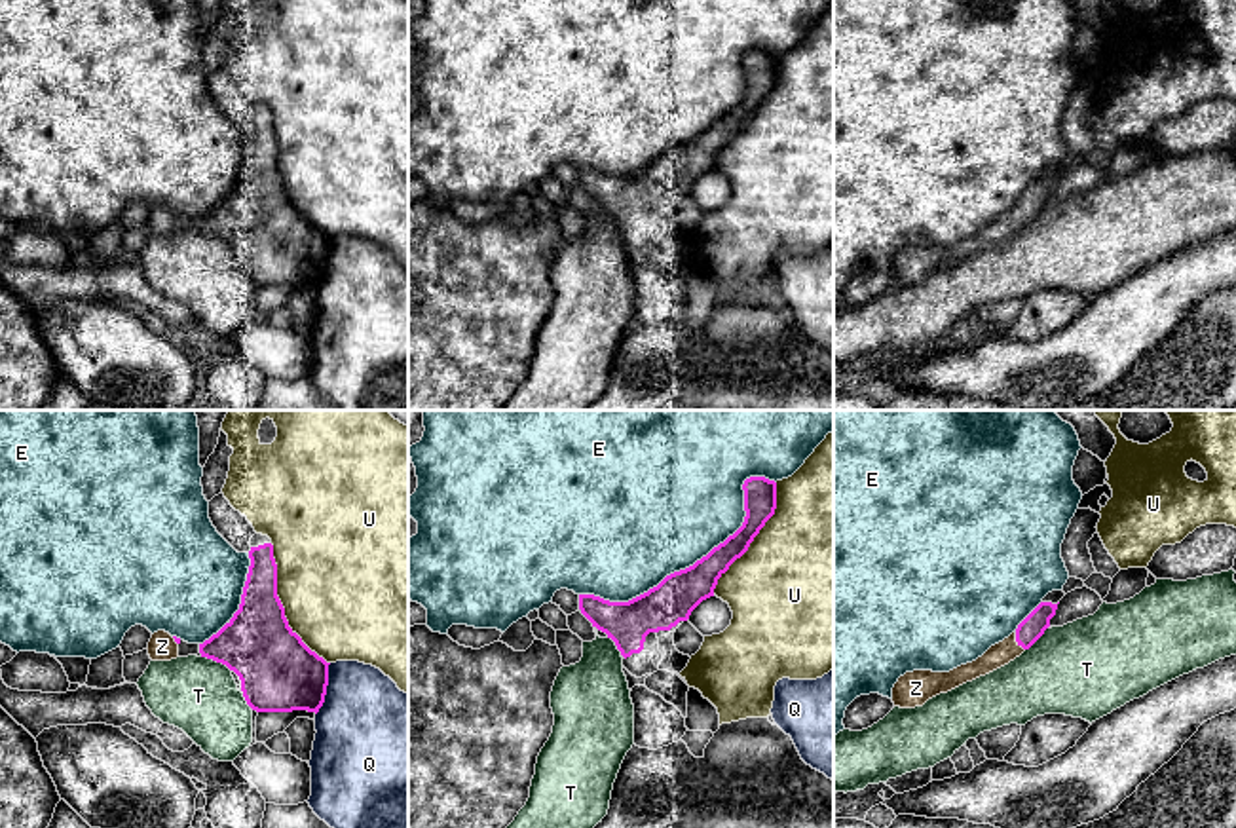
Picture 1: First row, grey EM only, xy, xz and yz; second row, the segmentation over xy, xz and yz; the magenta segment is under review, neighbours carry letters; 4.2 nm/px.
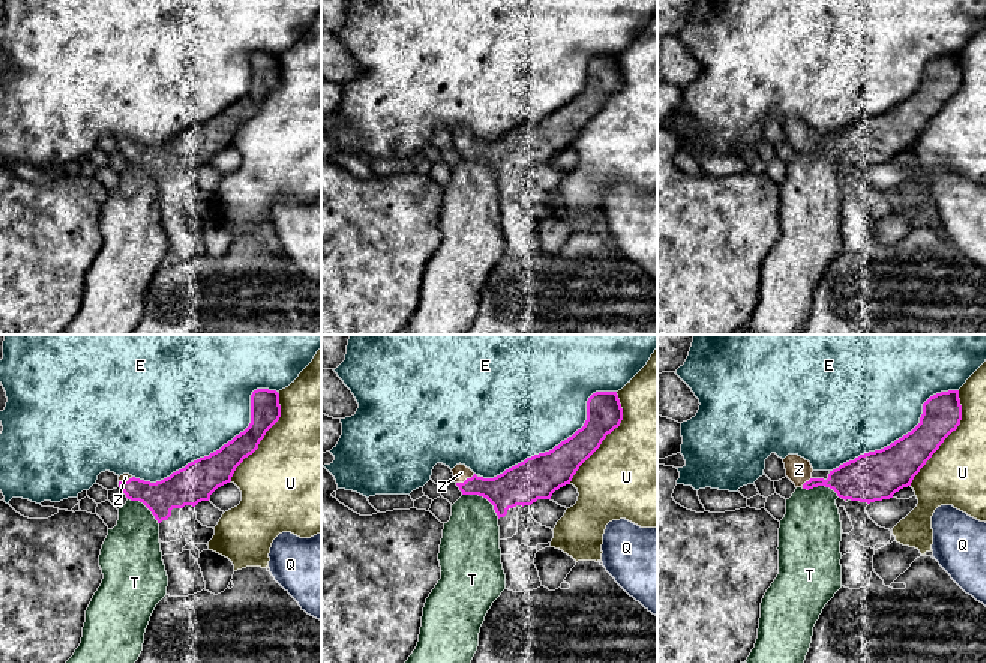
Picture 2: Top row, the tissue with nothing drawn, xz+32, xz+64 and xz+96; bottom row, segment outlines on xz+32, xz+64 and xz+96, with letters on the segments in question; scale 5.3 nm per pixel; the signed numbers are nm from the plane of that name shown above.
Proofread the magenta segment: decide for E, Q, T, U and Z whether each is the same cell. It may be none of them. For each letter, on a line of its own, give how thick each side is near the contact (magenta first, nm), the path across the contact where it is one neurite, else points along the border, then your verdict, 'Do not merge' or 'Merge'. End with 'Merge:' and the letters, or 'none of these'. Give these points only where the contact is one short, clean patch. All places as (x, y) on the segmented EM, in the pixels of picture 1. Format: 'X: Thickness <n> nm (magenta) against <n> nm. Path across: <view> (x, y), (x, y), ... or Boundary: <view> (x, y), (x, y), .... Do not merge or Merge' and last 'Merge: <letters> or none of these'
E: Thickness 190 nm (magenta) against 500 nm. Do not merge
Q: Thickness 320 nm (magenta) against 440 nm. Do not merge
T: Thickness 320 nm (magenta) against 320 nm. Do not merge
U: Thickness 320 nm (magenta) against 480 nm. Do not merge
Z: Thickness 100 nm (magenta) against 100 nm. Path across: yz (1037, 621), (1018, 642), (1001, 654). Merge
Merge: Z

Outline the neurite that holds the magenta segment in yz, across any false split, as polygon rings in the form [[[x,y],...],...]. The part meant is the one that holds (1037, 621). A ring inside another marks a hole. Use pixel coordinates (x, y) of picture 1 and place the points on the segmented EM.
[[[1040,602],[1002,642],[991,646],[982,657],[949,672],[913,670],[898,678],[892,703],[900,708],[923,706],[928,699],[947,693],[966,682],[985,676],[1029,649],[1050,627],[1058,604]]]

